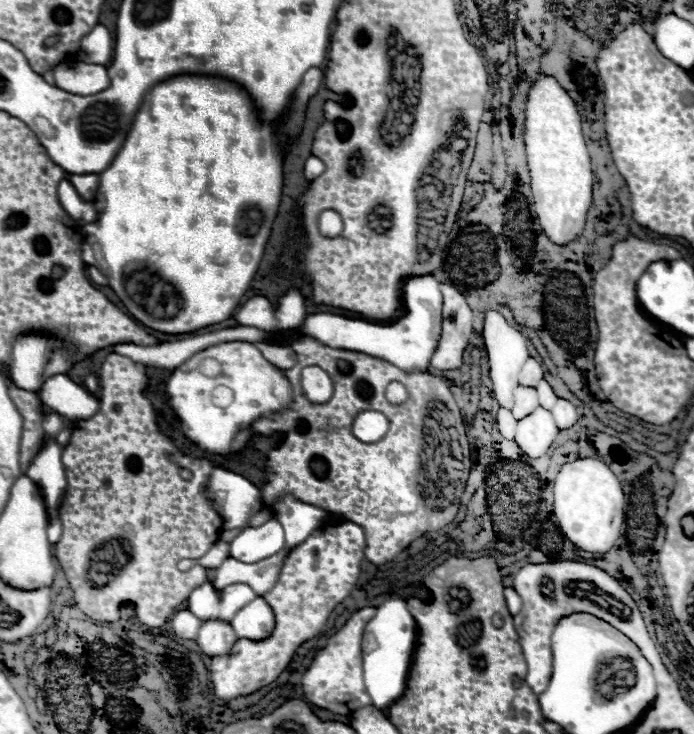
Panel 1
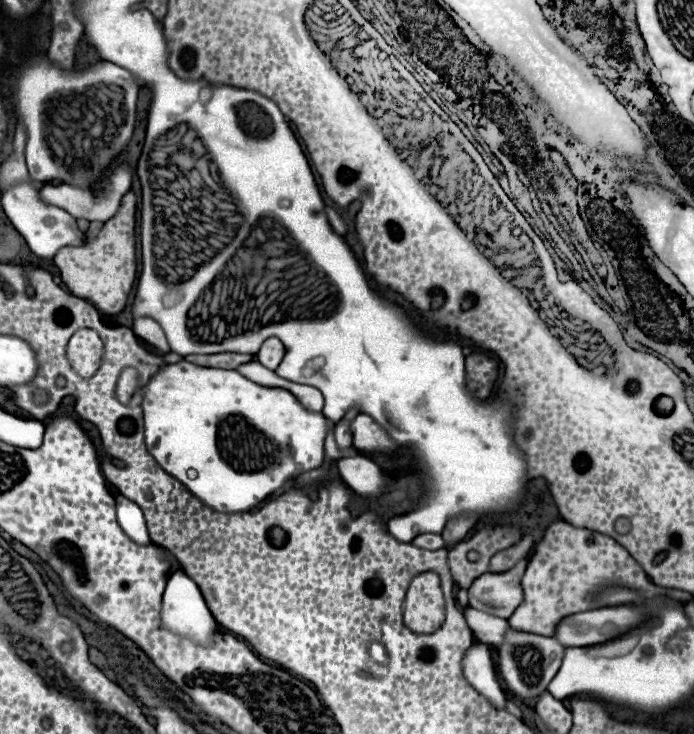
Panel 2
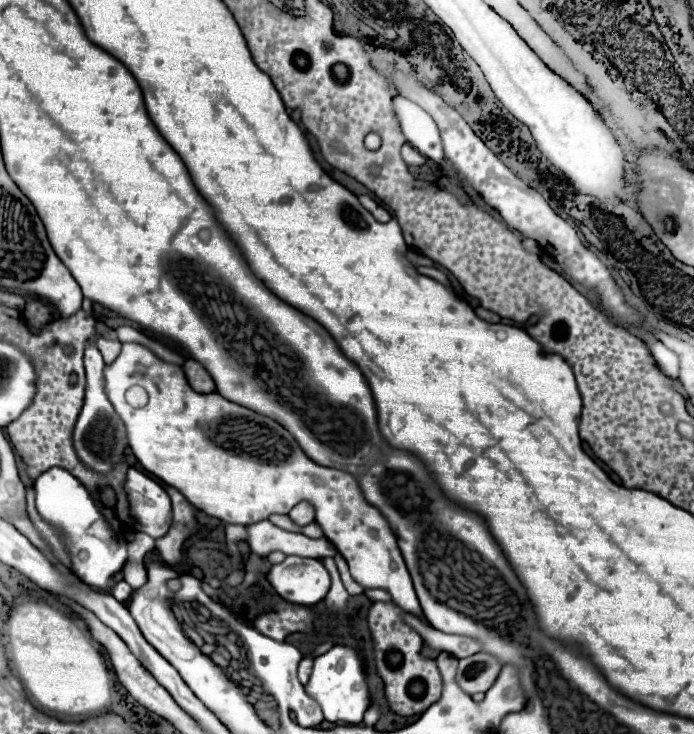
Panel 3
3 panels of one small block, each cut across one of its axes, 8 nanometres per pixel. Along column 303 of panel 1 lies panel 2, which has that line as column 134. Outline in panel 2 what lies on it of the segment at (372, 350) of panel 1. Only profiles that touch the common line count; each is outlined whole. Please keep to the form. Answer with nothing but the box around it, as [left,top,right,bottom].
[132,318,170,354]

